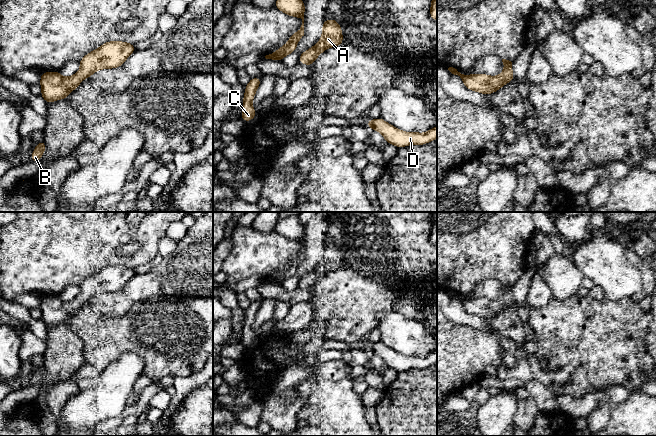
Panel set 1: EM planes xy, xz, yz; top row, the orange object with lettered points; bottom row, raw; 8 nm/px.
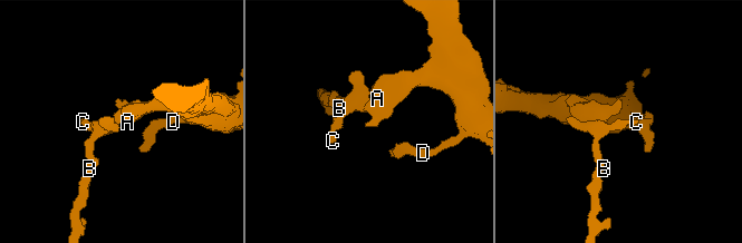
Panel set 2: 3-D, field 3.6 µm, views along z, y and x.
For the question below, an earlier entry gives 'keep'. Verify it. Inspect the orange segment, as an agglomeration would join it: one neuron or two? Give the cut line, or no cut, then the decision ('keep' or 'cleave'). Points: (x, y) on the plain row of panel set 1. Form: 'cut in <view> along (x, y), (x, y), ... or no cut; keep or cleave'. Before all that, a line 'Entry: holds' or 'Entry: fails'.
Entry: holds
no cut; keep

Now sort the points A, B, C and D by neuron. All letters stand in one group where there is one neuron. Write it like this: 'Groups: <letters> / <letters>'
Groups: A B C D

